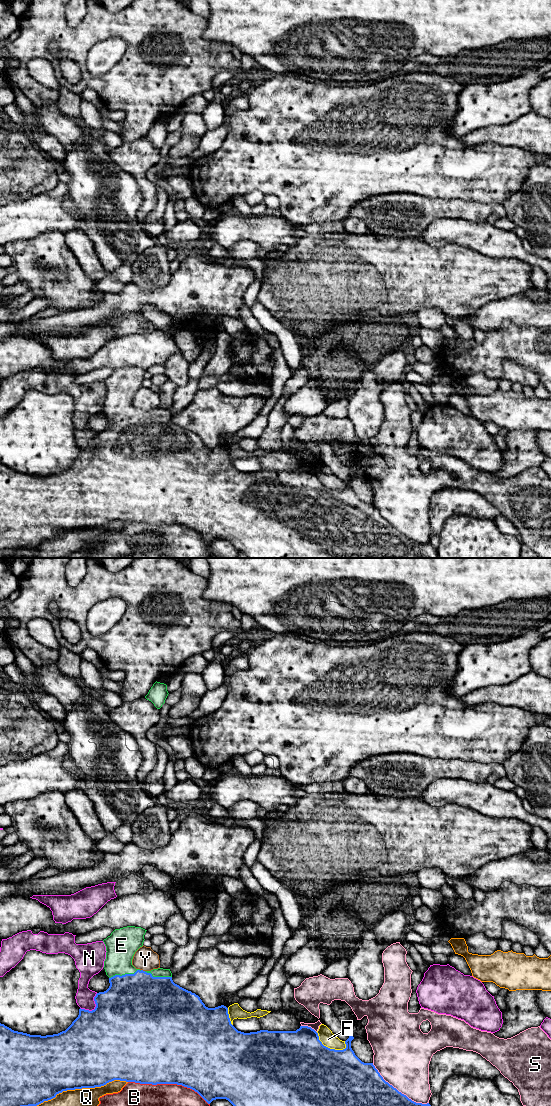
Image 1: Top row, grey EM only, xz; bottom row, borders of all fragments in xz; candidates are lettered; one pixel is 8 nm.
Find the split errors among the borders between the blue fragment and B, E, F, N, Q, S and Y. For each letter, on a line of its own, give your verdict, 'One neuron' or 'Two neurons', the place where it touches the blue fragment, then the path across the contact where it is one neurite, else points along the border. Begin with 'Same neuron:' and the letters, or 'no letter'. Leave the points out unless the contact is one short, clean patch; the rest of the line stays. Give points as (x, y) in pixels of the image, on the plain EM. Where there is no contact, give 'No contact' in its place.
Same neuron: E
B: Two neurons. Touches blue at xz (169, 523)
E: One neuron. Touches blue at xz (125, 414)
F: Two neurons. Touches blue at xz (329, 488)
N: Two neurons. Touches blue at xz (95, 448)
Q: Two neurons. Touches blue at xz (63, 530)
S: Two neurons. Touches blue at xz (397, 530)
Y: Two neurons. Touches blue at xz (142, 410)

